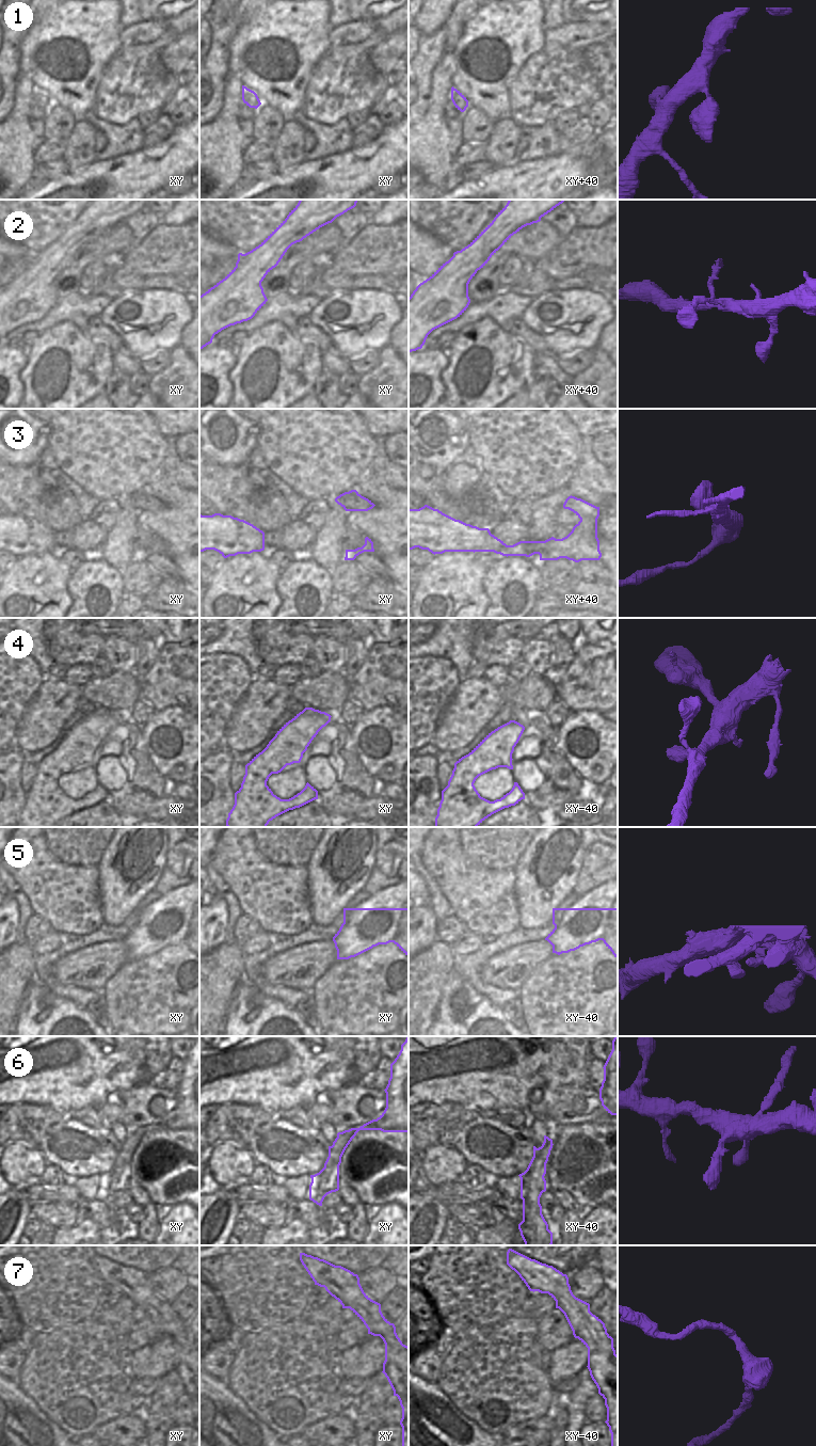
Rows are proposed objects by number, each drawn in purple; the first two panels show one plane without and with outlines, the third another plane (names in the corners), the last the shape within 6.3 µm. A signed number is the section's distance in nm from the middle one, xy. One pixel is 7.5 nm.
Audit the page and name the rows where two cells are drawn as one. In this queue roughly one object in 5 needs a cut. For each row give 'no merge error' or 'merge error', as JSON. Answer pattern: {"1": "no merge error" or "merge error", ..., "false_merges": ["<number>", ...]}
{"1": "no merge error", "2": "no merge error", "3": "no merge error", "4": "no merge error", "5": "merge error", "6": "no merge error", "7": "no merge error", "false_merges": ["5"]}

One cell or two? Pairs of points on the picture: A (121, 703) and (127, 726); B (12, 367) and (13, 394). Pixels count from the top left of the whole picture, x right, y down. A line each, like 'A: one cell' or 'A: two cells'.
A: two cells
B: one cell

